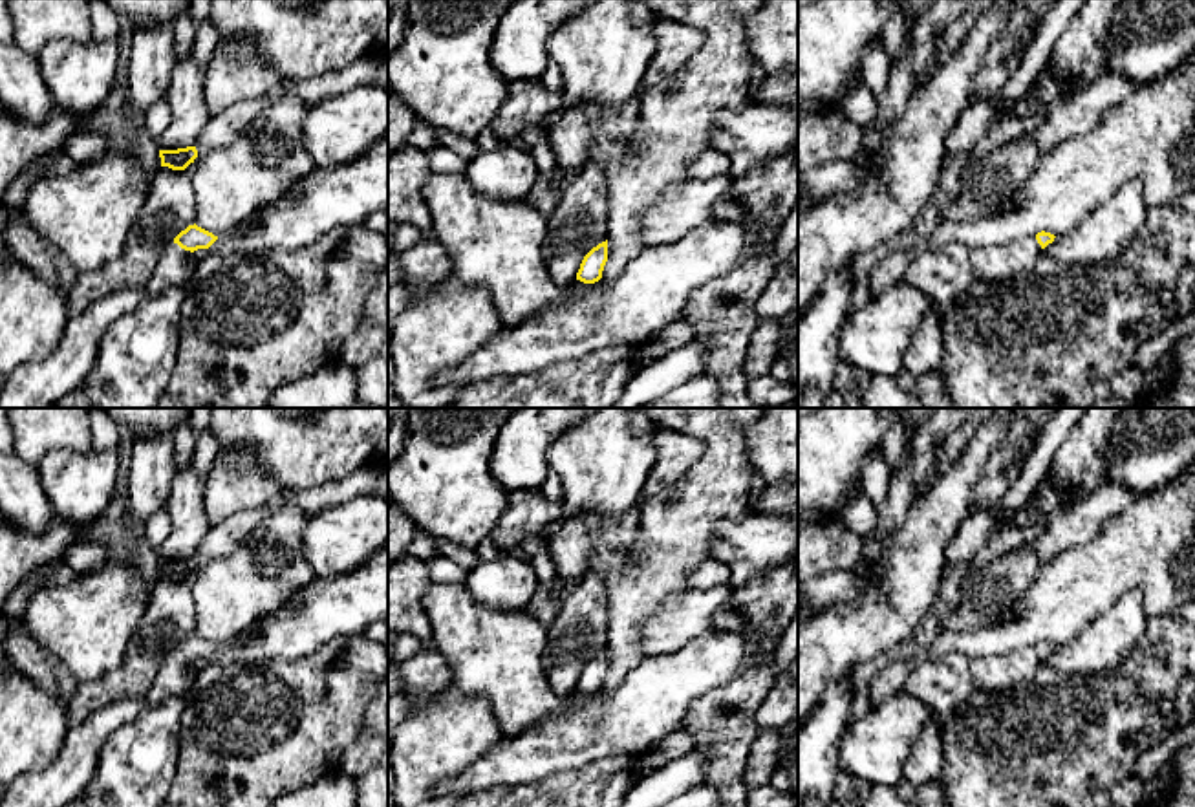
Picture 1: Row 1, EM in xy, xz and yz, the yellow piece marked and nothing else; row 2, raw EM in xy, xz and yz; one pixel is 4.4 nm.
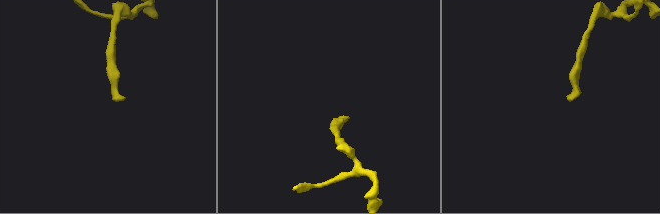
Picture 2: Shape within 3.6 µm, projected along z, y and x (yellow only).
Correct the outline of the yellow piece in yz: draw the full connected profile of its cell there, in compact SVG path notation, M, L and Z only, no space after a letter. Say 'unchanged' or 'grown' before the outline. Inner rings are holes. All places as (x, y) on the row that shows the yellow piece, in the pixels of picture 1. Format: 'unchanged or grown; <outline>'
grown; M1038 232L997 245L972 247L970 264L979 282L1007 282L1032 271L1043 249L1054 242L1054 234Z

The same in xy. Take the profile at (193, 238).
grown; M196 223L188 225L165 249L146 285L110 293L70 317L51 355L22 364L4 379L0 408L51 408L79 388L90 375L106 329L167 287L185 287L199 264L194 253L209 249L216 240Z

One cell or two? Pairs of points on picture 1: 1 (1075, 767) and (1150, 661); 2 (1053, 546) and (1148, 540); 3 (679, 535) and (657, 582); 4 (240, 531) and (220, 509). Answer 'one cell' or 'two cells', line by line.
1: two cells
2: two cells
3: one cell
4: two cells

